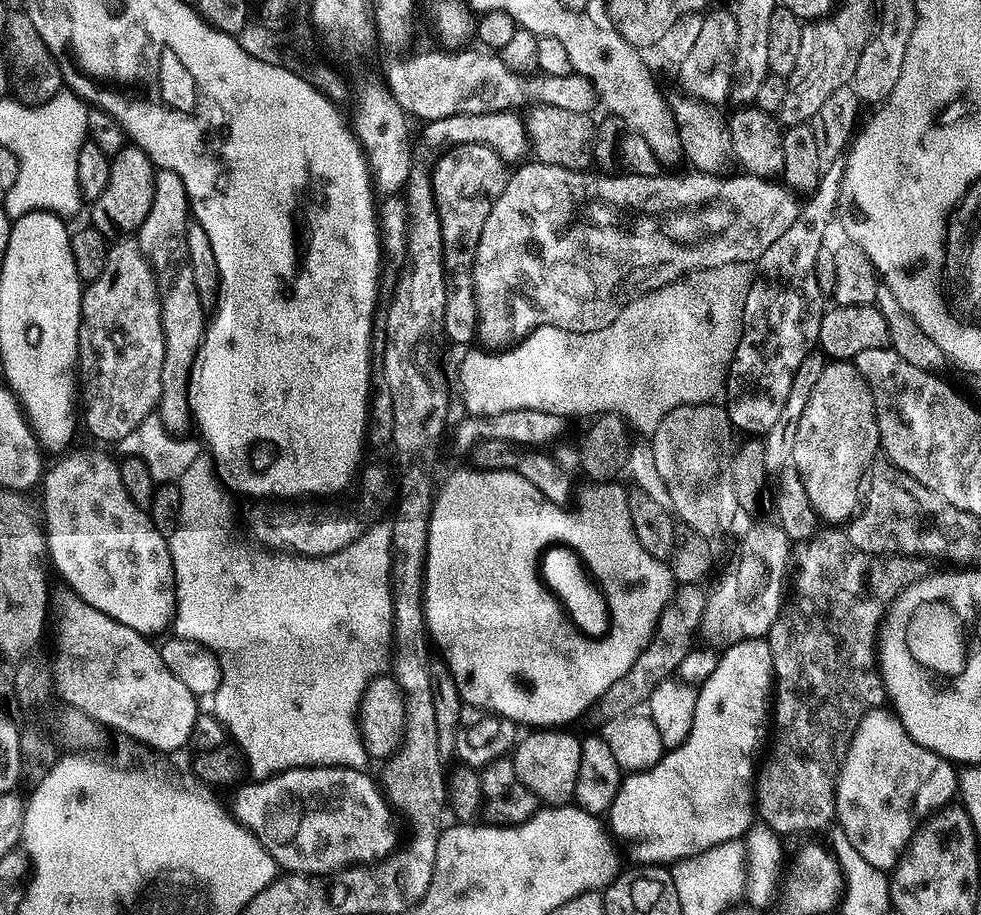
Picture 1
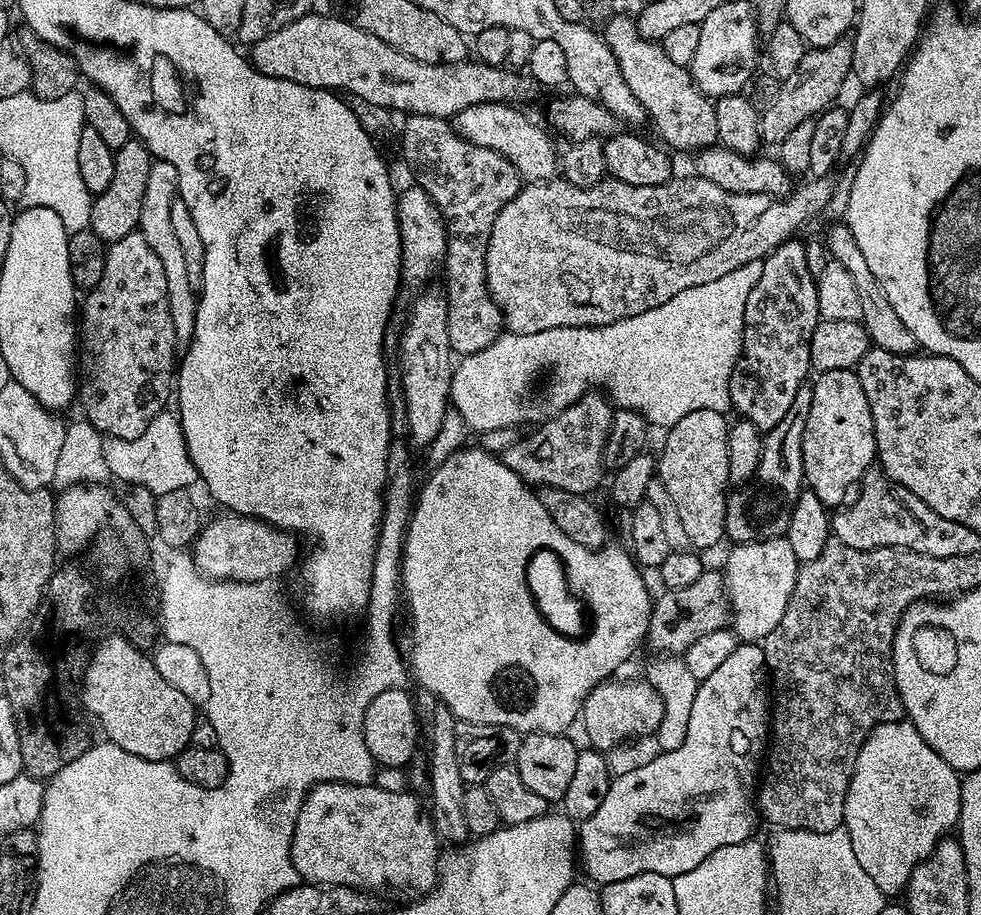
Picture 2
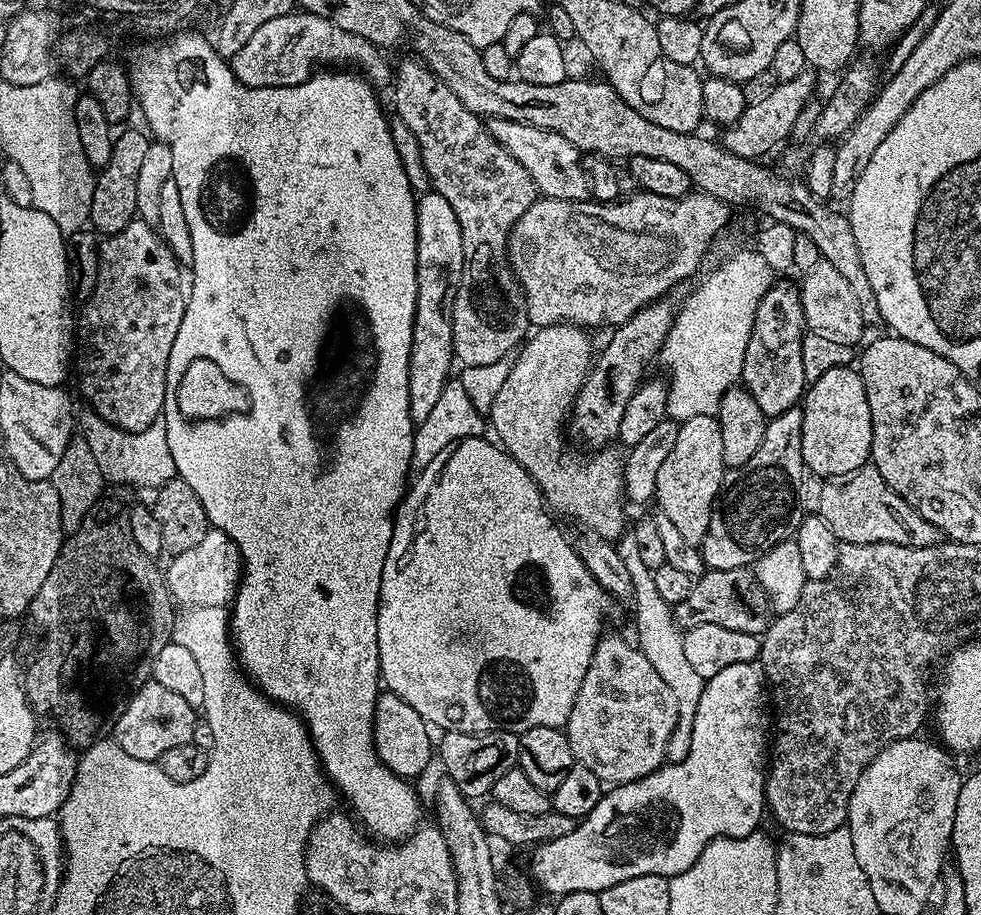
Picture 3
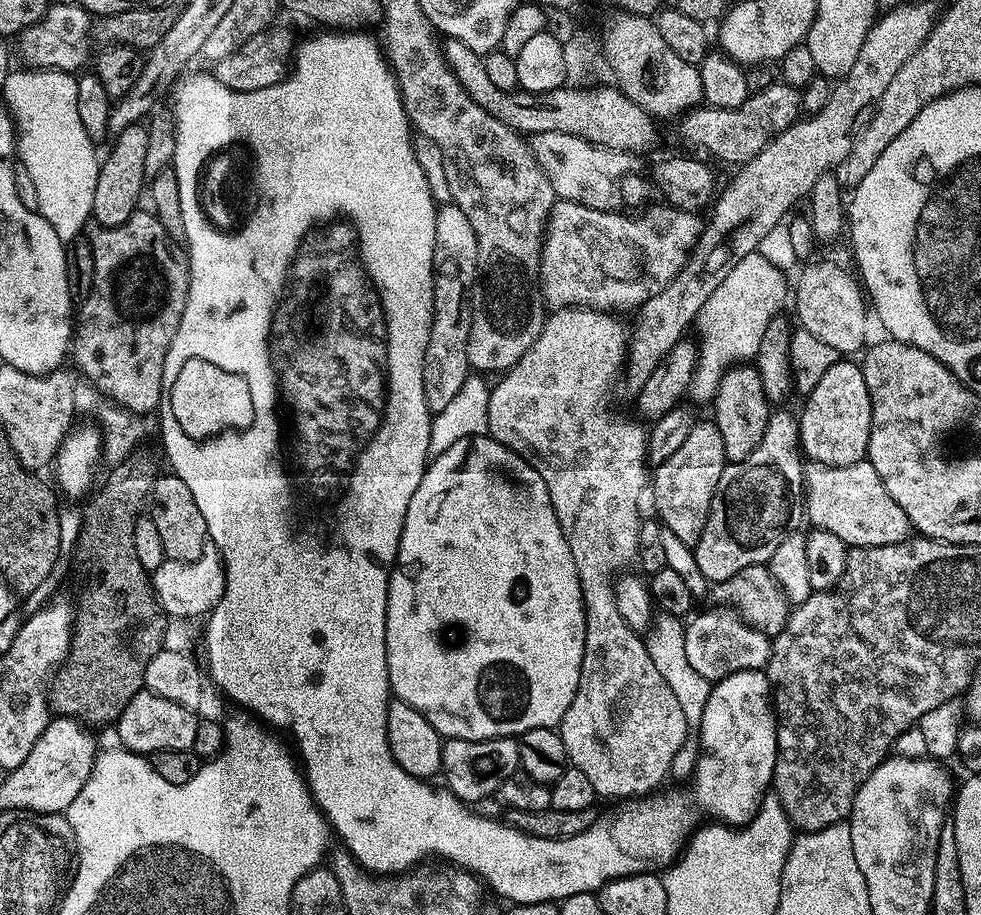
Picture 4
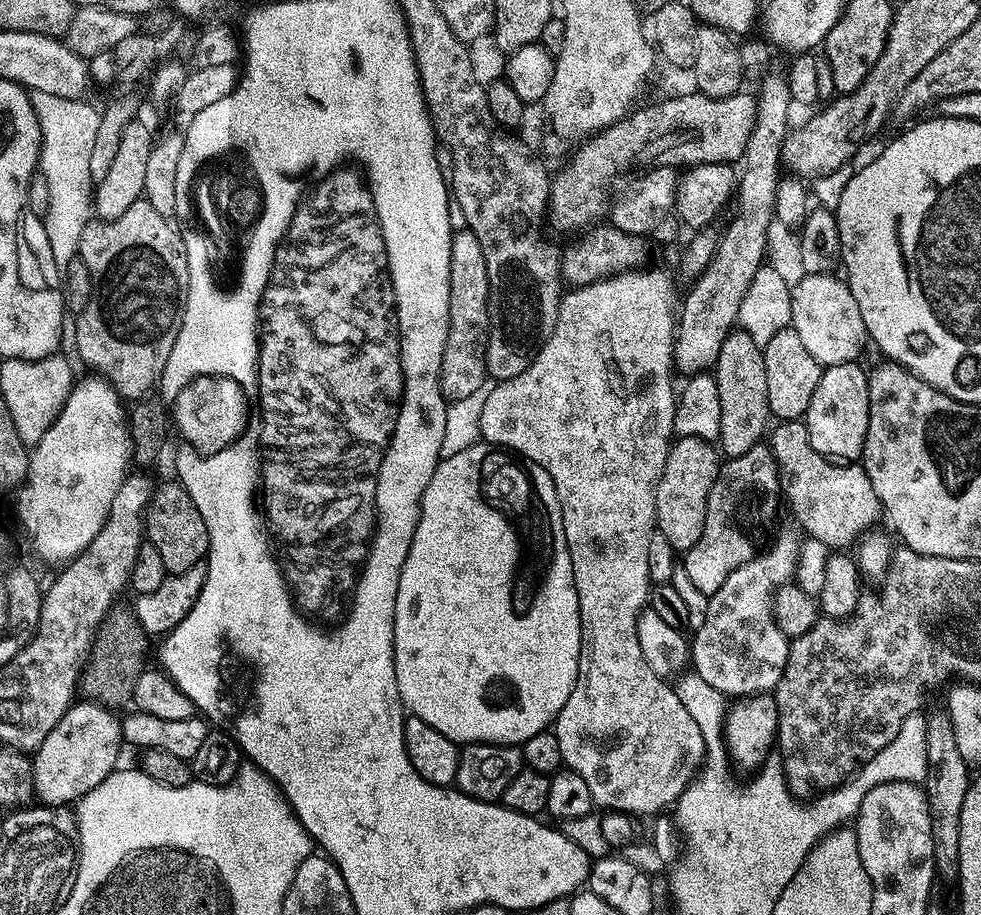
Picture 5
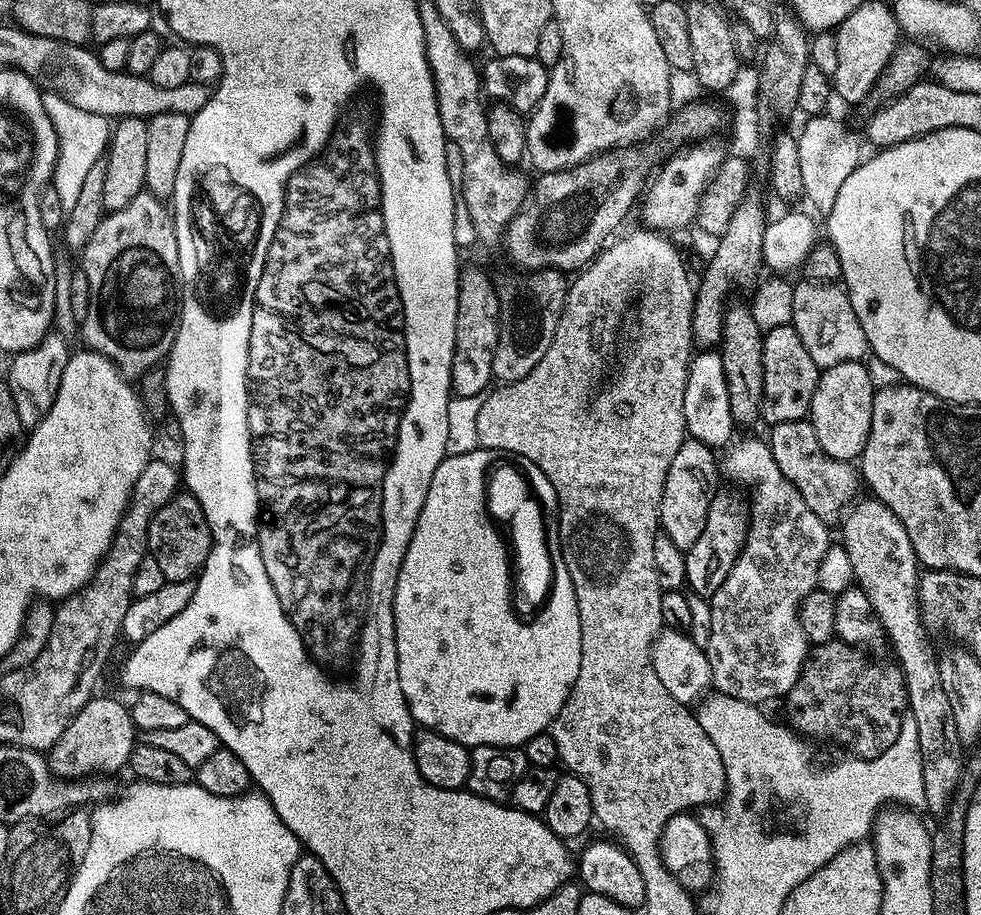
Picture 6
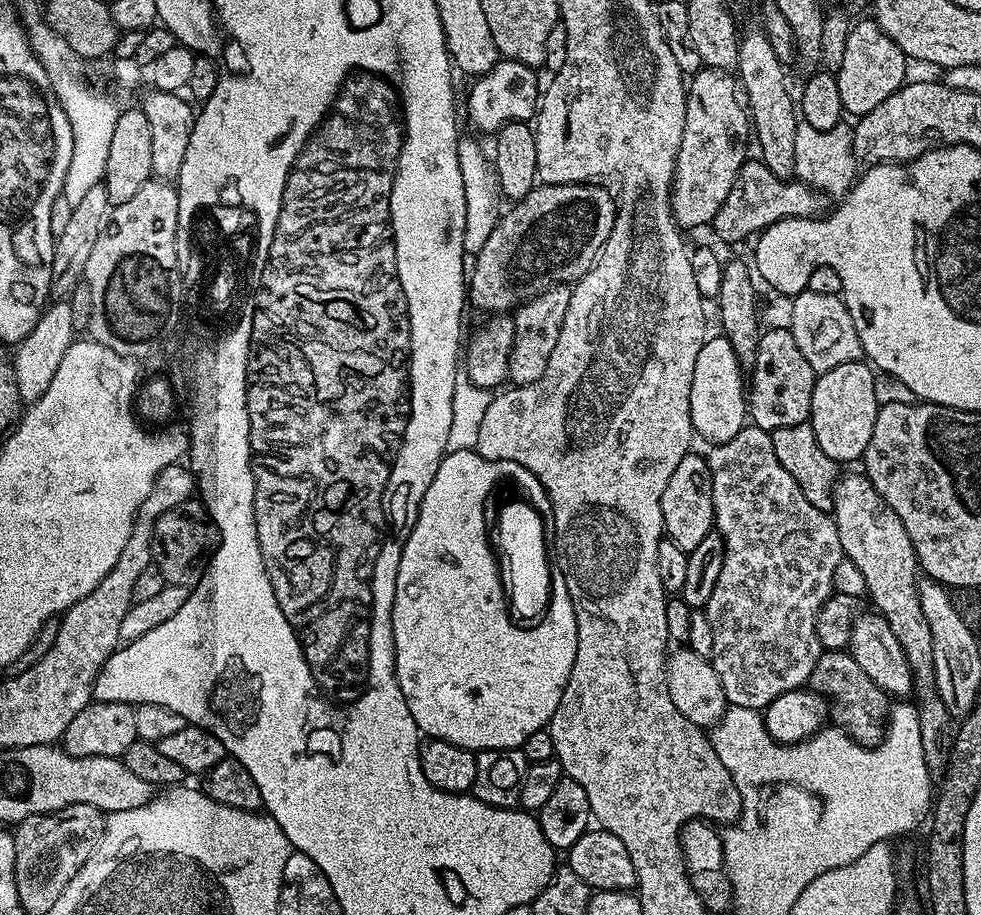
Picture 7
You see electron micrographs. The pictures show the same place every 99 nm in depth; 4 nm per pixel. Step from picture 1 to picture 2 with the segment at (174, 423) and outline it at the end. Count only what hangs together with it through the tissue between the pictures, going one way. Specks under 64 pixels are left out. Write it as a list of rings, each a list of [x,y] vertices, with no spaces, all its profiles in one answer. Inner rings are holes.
[[[153,159],[150,166],[150,174],[146,177],[146,194],[142,194],[142,214],[140,215],[139,231],[142,238],[150,245],[150,250],[162,258],[162,270],[166,270],[166,290],[168,291],[168,301],[170,302],[170,318],[174,322],[174,334],[177,341],[187,342],[192,339],[194,322],[196,321],[196,305],[198,303],[197,289],[190,282],[190,274],[186,274],[186,257],[182,255],[182,249],[178,243],[177,236],[174,235],[174,225],[170,219],[170,206],[178,199],[178,170],[170,166],[170,162],[165,160]]]

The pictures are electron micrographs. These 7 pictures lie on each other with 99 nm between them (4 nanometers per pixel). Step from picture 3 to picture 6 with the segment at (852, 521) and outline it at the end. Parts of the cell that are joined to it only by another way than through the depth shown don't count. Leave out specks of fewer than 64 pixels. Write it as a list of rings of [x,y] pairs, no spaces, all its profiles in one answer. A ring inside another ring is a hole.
[[[811,419],[778,422],[771,425],[770,432],[772,432],[772,437],[767,437],[766,443],[768,449],[774,454],[774,462],[778,462],[778,470],[782,470],[782,474],[786,474],[786,478],[794,486],[794,490],[798,490],[798,494],[802,494],[802,502],[806,502],[806,506],[820,520],[832,522],[836,515],[838,515],[837,517],[841,515],[840,507],[843,504],[851,505],[857,499],[857,469],[851,463],[830,458],[830,454],[826,454],[826,450],[822,450]]]

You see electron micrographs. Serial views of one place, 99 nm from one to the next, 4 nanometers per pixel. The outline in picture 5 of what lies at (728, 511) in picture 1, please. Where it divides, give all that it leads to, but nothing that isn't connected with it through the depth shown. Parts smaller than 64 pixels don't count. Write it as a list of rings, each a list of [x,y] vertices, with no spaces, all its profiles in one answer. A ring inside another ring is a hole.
[[[684,437],[668,449],[666,466],[656,491],[656,527],[666,534],[666,542],[678,554],[688,552],[702,538],[702,526],[706,526],[706,510],[710,490],[720,475],[721,453],[711,440],[700,437]]]

